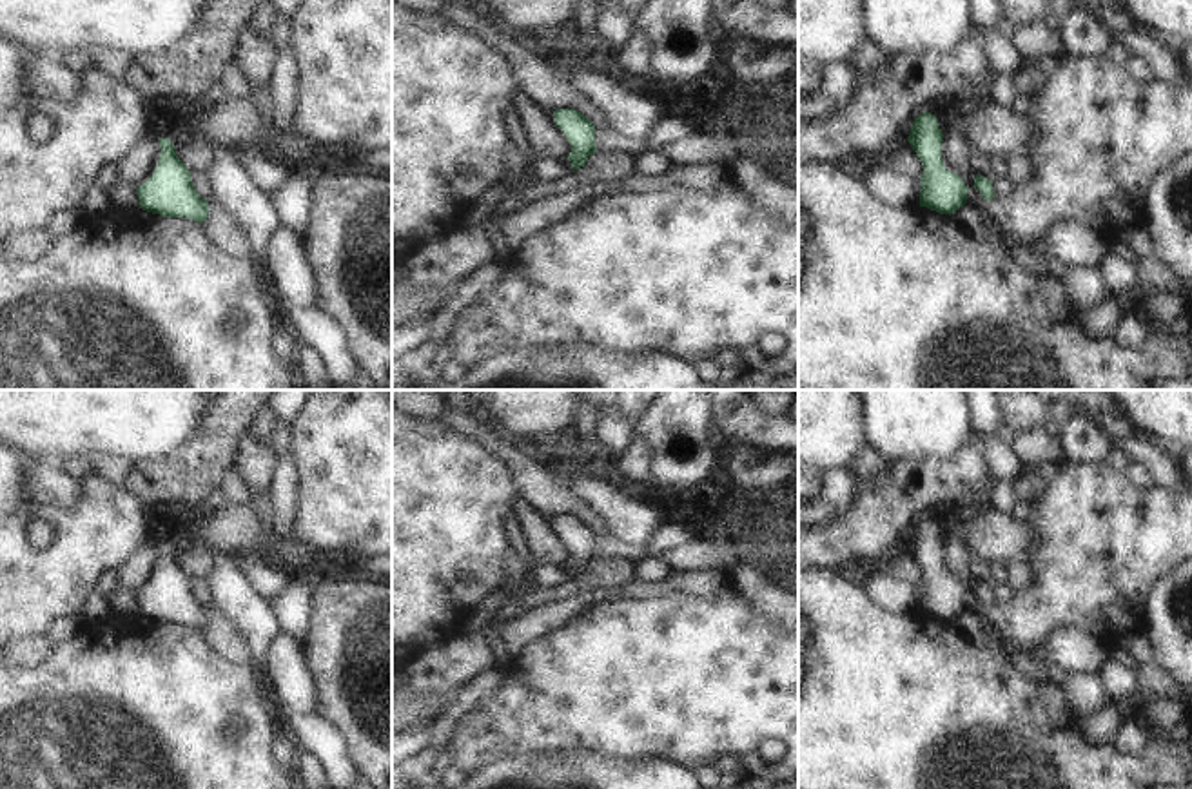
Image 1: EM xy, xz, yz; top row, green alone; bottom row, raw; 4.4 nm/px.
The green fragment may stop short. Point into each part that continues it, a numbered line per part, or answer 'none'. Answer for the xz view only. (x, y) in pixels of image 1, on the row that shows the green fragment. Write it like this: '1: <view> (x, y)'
none

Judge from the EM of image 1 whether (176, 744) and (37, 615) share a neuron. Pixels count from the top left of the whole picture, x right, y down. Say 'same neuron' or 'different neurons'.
different neurons

